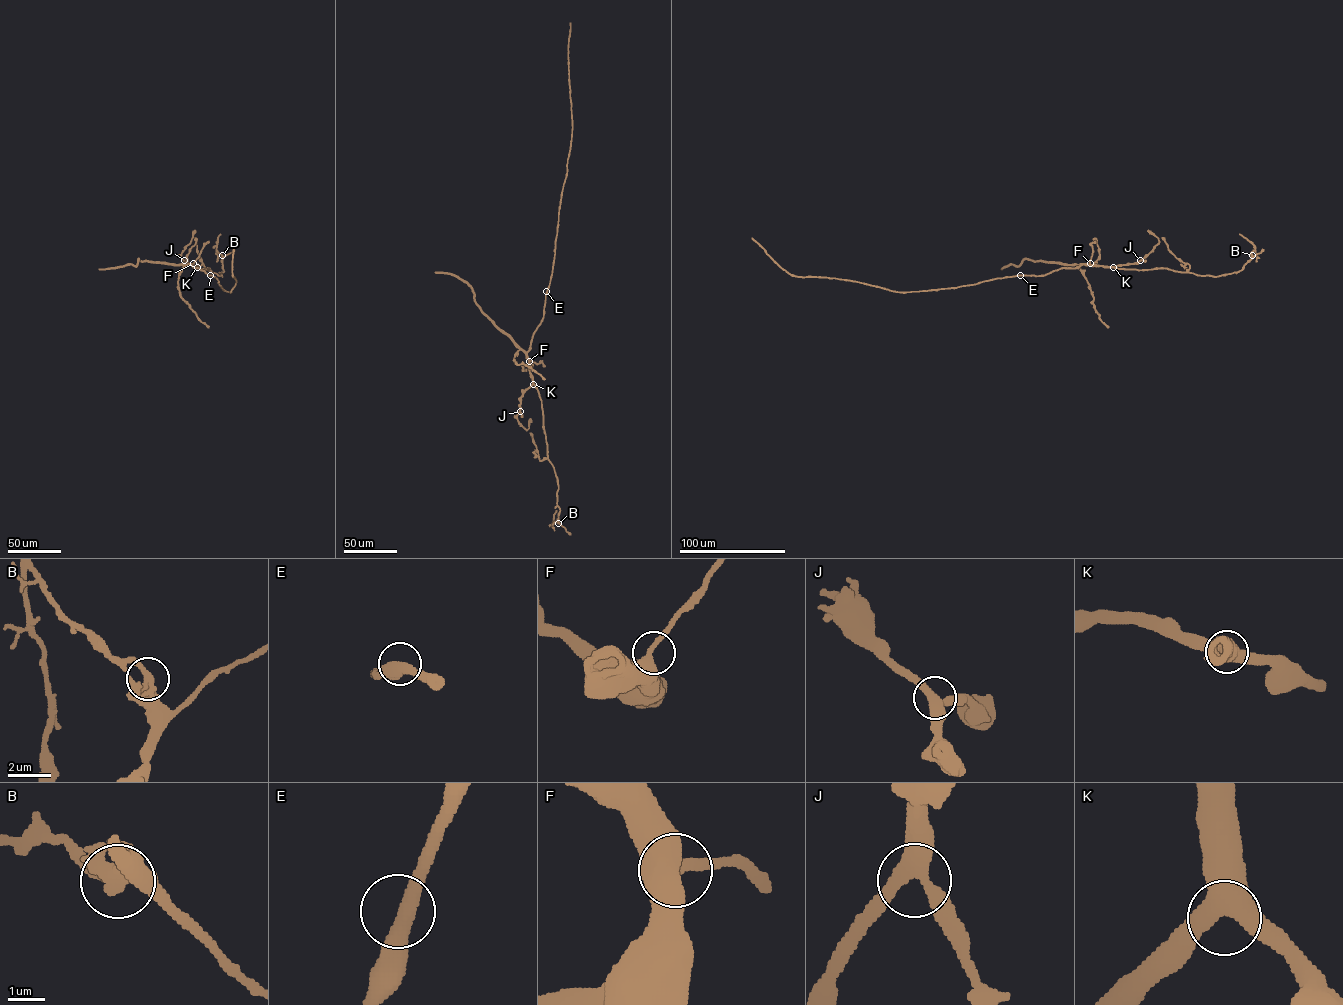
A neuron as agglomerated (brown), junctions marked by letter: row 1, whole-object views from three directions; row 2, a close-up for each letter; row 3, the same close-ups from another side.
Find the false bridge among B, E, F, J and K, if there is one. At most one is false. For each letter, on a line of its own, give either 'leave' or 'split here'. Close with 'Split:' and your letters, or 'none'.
B: split here
E: leave
F: leave
J: leave
K: leave
Split: B

